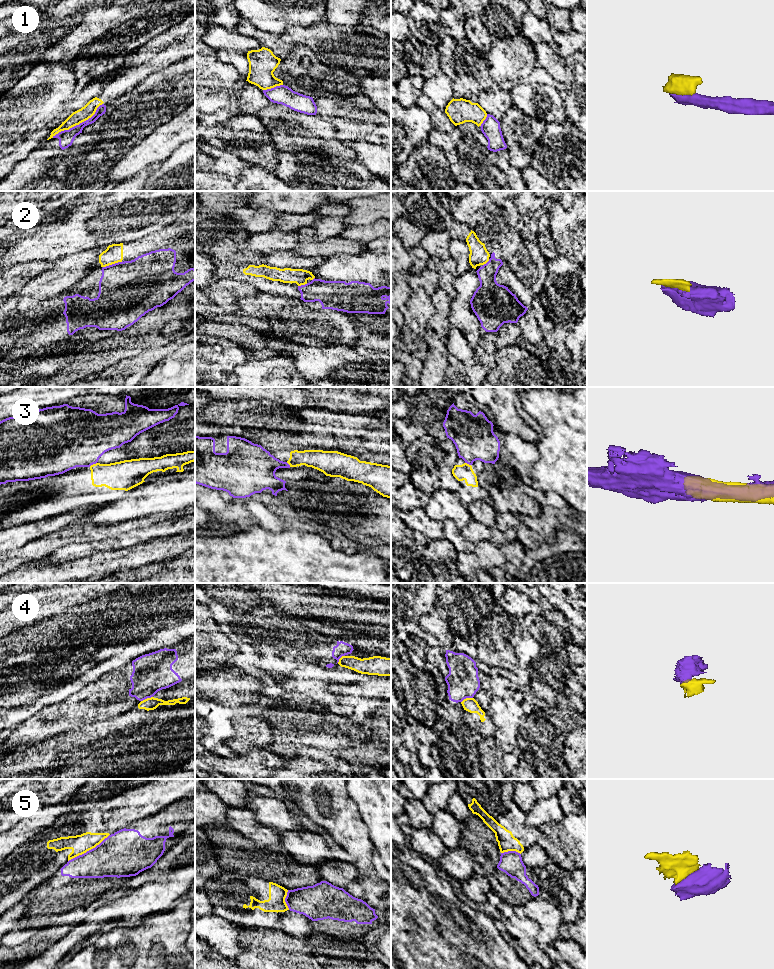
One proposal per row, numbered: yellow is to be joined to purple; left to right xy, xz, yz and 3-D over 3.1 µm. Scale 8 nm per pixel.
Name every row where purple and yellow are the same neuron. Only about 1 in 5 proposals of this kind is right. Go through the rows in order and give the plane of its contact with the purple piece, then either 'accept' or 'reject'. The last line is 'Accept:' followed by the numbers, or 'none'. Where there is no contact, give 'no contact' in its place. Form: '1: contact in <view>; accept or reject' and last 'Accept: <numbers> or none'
1: contact in xy; reject
2: contact in xy; reject
3: contact in xy; reject
4: contact in xy; reject
5: contact in xy; reject
Accept: none

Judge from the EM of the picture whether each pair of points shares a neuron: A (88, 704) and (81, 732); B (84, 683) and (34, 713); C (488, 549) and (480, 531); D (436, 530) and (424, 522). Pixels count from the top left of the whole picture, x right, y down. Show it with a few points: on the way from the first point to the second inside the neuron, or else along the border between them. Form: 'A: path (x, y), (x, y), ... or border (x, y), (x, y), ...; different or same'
A: border (106, 720), (79, 725), (72, 730), (61, 733); different
B: path (72, 695), (58, 709), (46, 711); same
C: border (474, 544), (480, 541), (490, 541), (499, 547); different
D: path (433, 530), (427, 525); same

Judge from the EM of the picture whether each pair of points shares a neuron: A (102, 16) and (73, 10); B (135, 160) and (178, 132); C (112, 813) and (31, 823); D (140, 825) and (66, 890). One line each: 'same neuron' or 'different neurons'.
A: different neurons
B: same neuron
C: different neurons
D: same neuron

